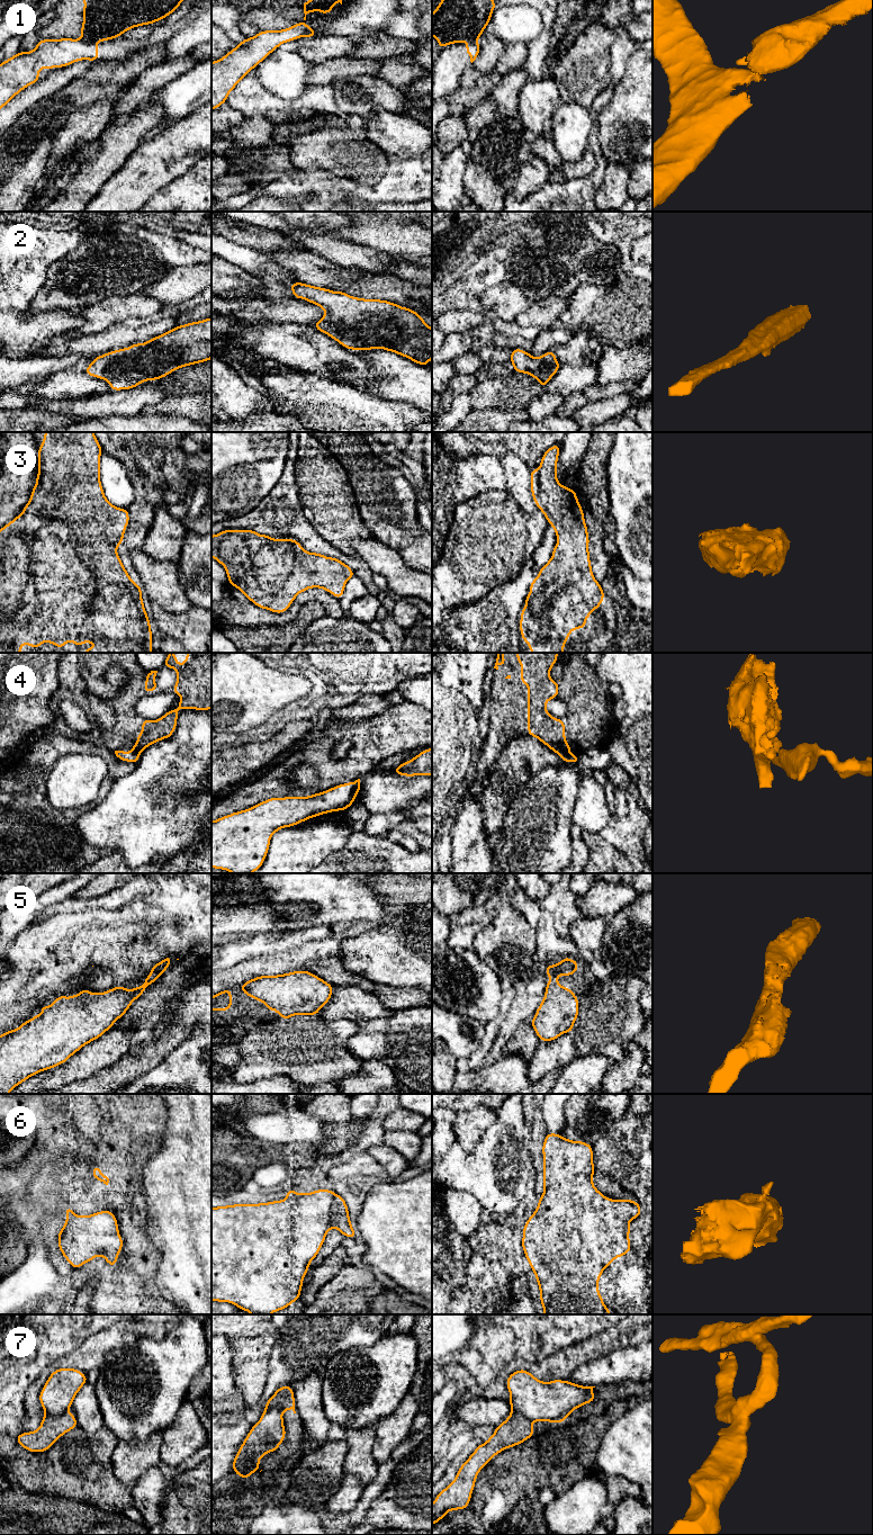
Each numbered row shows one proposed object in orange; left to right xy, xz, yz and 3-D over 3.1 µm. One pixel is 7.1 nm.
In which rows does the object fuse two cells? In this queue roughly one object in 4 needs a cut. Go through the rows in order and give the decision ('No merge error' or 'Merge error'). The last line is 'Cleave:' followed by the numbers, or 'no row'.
1: Merge error
2: No merge error
3: No merge error
4: Merge error
5: No merge error
6: Merge error
7: Merge error
Cleave: 1, 4, 6, 7

